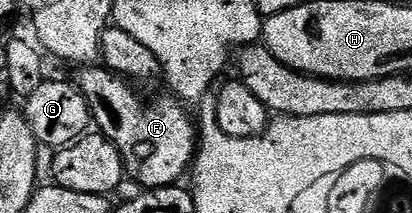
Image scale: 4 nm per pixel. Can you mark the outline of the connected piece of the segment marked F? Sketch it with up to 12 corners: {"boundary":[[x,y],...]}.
{"boundary":[[87,66],[94,127],[147,190],[194,165],[197,127],[170,95],[146,104],[124,77]]}

